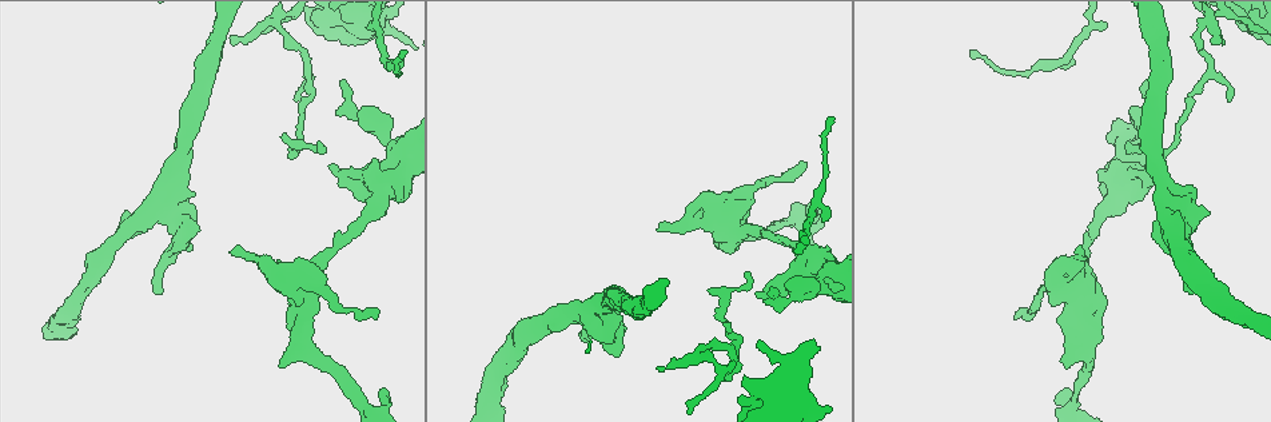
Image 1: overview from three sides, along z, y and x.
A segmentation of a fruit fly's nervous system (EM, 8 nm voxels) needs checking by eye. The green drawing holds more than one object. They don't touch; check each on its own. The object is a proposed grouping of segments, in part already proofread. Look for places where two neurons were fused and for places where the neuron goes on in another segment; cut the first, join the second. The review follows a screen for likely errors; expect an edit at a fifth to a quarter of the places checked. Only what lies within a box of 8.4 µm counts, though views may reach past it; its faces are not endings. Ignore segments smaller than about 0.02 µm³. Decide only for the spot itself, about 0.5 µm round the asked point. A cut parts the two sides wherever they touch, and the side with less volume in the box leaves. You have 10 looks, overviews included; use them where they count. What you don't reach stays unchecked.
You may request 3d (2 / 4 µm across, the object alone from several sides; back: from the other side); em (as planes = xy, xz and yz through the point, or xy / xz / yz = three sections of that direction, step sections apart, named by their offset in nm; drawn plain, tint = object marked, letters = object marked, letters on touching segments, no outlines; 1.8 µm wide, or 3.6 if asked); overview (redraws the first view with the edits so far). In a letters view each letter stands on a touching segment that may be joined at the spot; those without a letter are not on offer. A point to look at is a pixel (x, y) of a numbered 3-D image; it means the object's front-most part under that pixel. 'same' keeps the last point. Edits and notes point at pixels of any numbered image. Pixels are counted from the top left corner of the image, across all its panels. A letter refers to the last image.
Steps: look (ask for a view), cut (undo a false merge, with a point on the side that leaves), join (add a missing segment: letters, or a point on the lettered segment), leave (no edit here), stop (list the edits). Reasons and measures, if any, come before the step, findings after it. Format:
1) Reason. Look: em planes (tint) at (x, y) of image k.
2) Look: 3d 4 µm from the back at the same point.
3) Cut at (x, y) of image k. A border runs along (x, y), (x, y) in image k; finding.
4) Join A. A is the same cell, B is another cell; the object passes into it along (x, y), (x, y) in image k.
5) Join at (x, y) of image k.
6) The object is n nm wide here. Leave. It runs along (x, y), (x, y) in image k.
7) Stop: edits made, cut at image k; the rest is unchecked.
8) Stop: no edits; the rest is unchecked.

Tapers out. Look: em xy step 8 (letters) at (318, 141) of image 1.

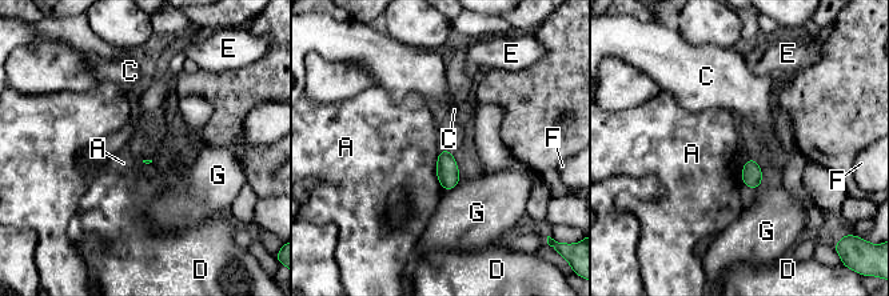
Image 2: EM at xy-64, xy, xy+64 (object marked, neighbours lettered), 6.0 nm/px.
Another direction. Look: em planes (letters) at the same point.

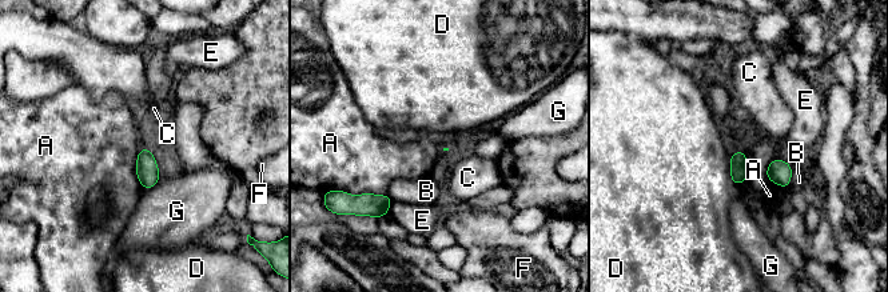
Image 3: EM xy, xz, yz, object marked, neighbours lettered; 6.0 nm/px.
The longest contact is with A, 260 nm. Leave. A, B, C, D, E, F and G are other cells; a border runs along (142, 147), (136, 178), (143, 190) in image 3; no lettered segment goes on from it.

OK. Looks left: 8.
Looks like a crossing. Look: em xz step 8 (letters) at (1078, 284) of image 1.

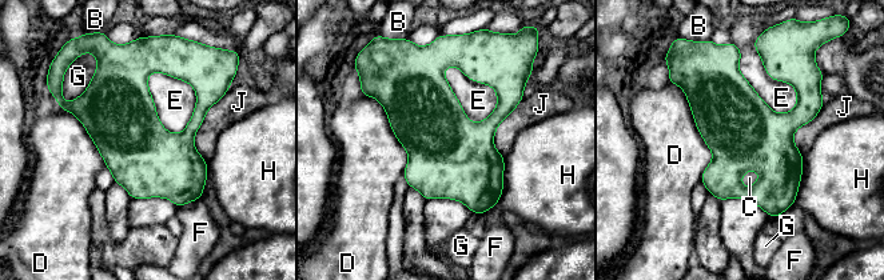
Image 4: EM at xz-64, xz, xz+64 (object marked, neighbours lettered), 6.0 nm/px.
Leave. B, C, D, E, F, G, H and J are other cells; a border runs along (151, 71), (155, 114), (180, 134) in image 4; one neuron here.

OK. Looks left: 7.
Look: em 3.6 µm planes (letters) at (1190, 293) of image 1.

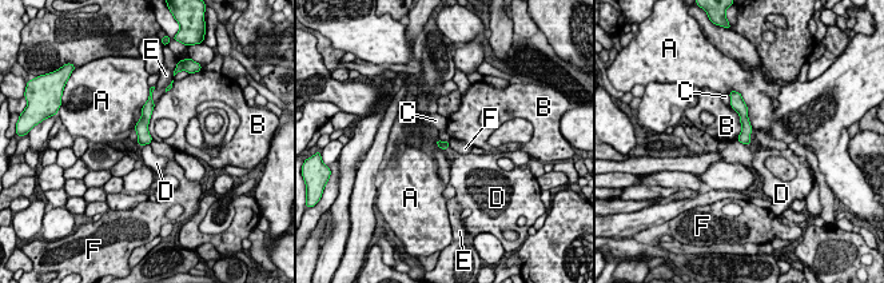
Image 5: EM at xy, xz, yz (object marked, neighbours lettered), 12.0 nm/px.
Leave. A, B, C, D, E and F are other cells; no lettered segment goes on from it.

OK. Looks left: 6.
Branch stops here. Look: em planes (letters) at (1057, 398) of image 1.

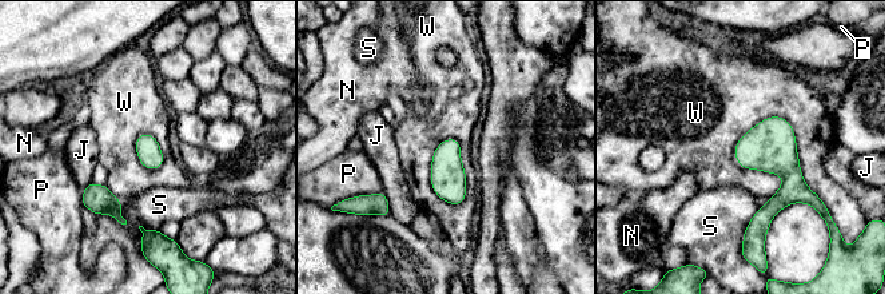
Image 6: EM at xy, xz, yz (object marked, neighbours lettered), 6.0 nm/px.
Leave. J, N, P, S and W are other cells; a border runs along (734, 143), (782, 116), (822, 202) in image 6; no lettered segment goes on from it.

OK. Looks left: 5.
Stop: no edits; the rest is unchecked.

